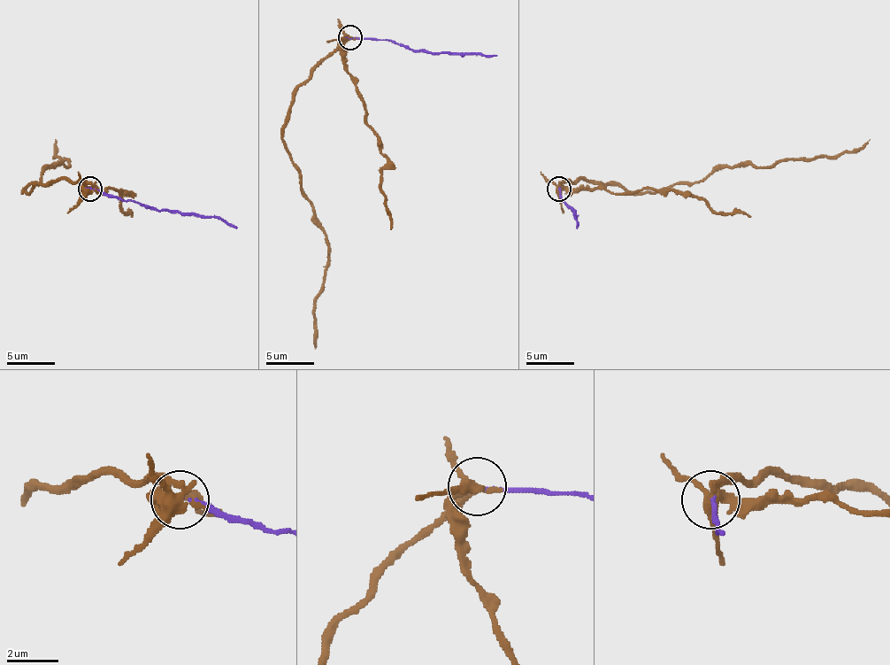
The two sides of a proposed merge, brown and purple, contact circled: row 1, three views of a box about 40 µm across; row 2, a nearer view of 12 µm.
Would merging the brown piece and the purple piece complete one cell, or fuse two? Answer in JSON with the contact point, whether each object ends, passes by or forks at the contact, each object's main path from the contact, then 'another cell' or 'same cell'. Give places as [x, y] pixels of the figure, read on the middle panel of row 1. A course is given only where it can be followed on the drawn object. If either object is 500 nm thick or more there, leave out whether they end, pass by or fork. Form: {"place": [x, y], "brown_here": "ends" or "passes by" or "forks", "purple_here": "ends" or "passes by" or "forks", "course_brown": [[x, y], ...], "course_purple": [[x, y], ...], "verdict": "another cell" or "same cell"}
{"place": [349, 37], "brown_here": "forks", "purple_here": "ends", "course_brown": [[349, 38], [296, 91], [284, 129], [284, 146], [327, 245], [323, 291], [315, 301], [315, 349]], "course_purple": [[349, 38], [395, 40], [419, 52], [496, 55]], "verdict": "another cell"}

